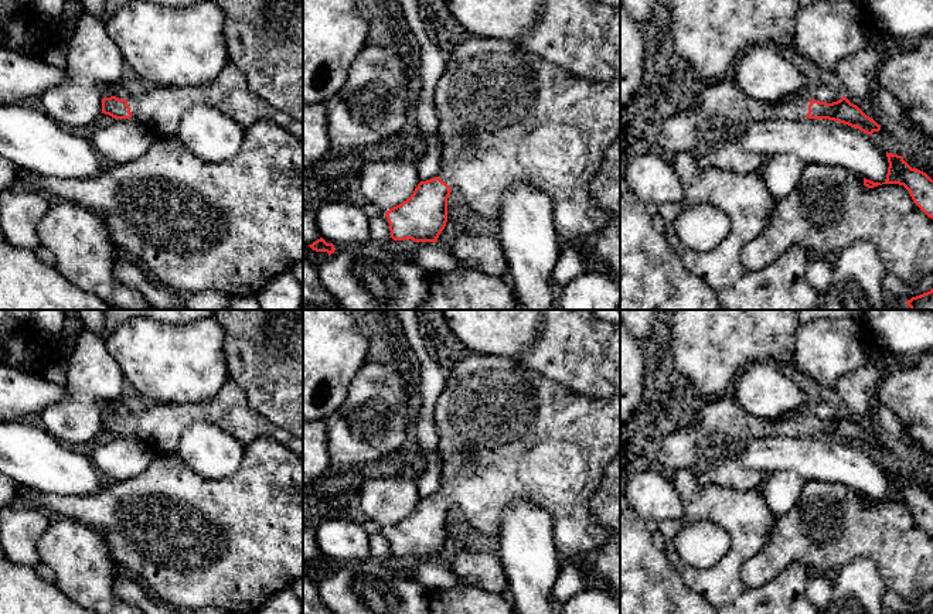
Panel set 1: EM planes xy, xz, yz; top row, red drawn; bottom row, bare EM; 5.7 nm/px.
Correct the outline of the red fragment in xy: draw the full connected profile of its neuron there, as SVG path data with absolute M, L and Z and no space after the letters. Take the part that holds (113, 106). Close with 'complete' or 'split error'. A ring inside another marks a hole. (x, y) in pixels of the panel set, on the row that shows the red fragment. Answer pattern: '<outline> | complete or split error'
M231 62L214 81L204 85L156 86L144 93L132 93L127 99L103 98L102 113L115 119L133 119L144 126L154 139L163 139L177 136L184 112L198 105L218 108L244 130L259 120L277 123L303 146L303 122L251 91L242 71Z | split error

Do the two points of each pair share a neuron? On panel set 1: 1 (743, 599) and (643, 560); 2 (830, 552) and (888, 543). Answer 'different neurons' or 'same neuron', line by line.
1: different neurons
2: same neuron

